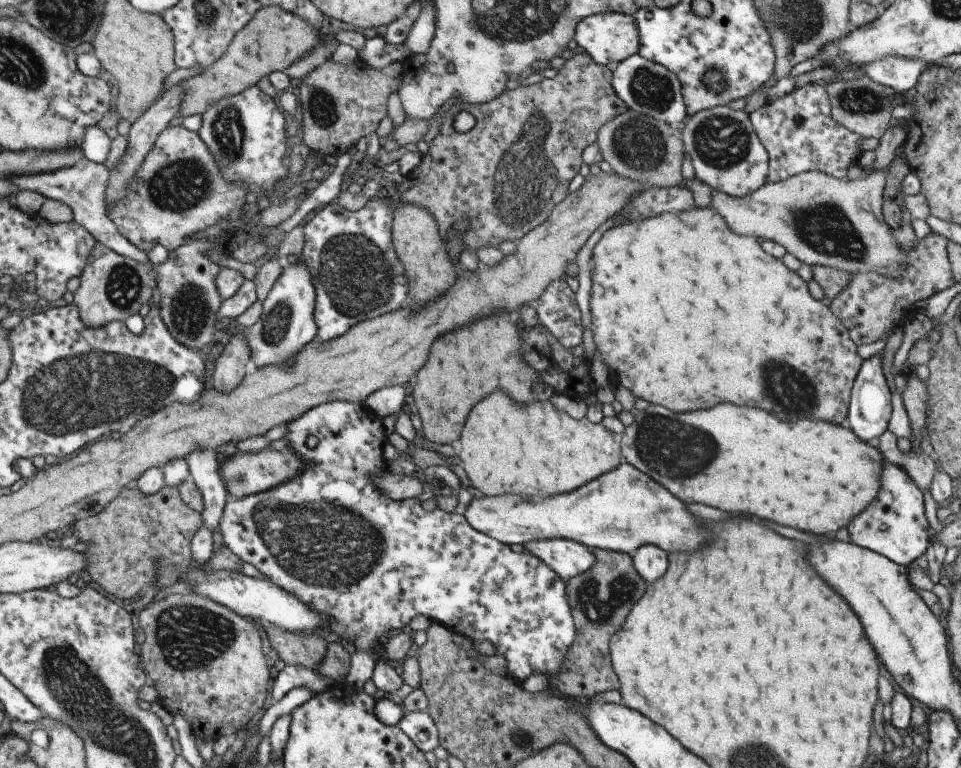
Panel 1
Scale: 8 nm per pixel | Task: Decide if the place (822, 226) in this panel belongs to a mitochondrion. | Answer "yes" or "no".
yes

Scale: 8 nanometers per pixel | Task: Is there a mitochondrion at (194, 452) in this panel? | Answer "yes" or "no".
no

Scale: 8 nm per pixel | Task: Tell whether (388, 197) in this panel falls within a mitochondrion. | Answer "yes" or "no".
no

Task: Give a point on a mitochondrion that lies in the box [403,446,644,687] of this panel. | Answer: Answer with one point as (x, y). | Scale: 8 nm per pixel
(598, 597)

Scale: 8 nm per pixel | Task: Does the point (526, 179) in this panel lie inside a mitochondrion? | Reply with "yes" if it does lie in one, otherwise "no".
yes

